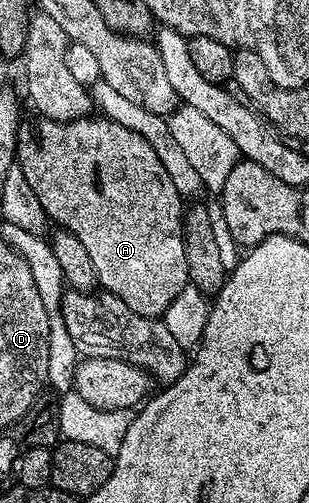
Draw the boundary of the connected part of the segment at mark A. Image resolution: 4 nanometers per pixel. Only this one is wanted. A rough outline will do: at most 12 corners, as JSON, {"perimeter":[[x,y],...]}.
{"perimeter":[[35,119],[18,173],[99,288],[163,318],[185,198],[130,127]]}

